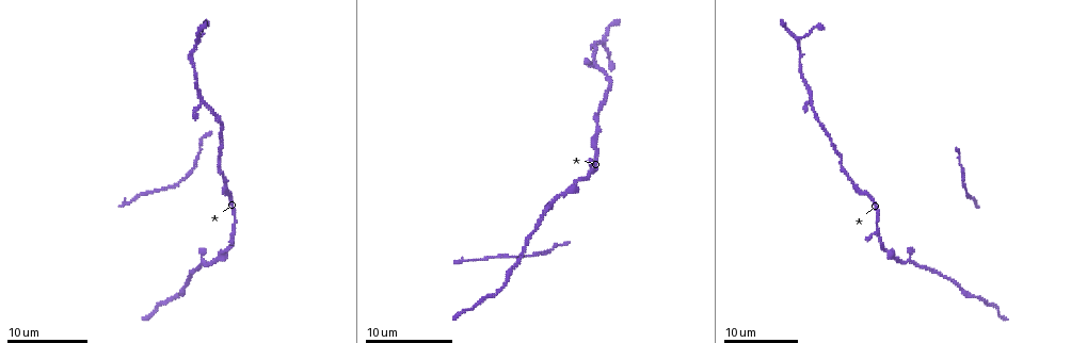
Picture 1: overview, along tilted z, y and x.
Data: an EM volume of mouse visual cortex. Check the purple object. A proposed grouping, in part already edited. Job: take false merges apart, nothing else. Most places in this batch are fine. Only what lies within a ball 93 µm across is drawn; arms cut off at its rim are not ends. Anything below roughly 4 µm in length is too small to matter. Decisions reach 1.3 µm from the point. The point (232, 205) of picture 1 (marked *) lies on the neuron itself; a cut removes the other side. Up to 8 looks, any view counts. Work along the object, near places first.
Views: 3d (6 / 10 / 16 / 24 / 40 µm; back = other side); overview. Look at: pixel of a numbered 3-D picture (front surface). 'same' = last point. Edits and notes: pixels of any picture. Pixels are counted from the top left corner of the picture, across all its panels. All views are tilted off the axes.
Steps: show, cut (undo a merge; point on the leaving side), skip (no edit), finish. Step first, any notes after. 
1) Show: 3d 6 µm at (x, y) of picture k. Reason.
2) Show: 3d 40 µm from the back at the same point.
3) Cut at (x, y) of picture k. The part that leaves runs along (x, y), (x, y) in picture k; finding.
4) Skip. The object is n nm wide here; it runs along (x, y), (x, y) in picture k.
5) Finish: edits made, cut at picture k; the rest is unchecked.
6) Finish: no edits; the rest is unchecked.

Show: 3d 10 µm at (882, 248) of picture 1. Calibre changes.

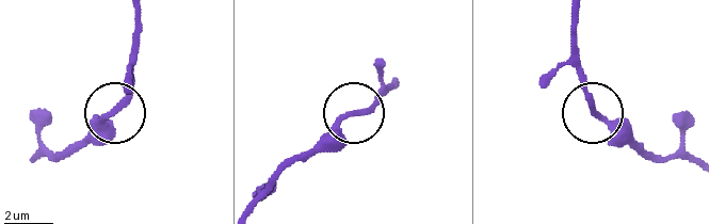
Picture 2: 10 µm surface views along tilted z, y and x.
Show: 3d 10 µm from the back at (347, 115) of picture 2.

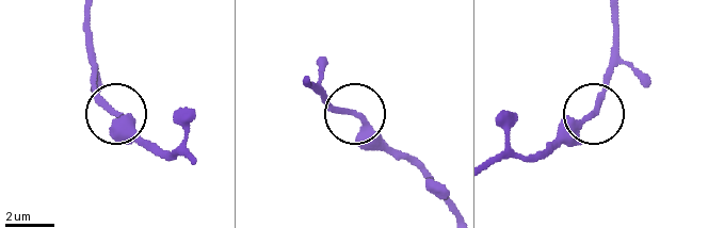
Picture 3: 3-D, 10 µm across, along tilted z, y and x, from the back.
Skip. The object is 230 nm wide here; it runs along (615, 17), (615, 59), (600, 106), (553, 145) in picture 3; one neuron here.

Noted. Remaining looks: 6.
Show: 3d 10 µm at (176, 183) of picture 1.

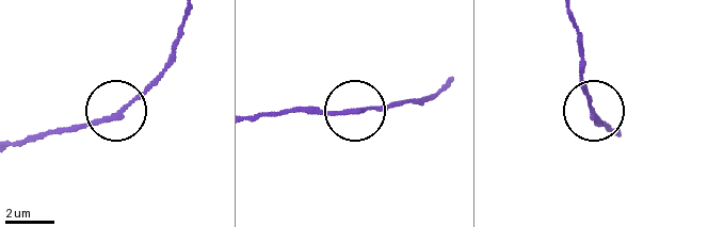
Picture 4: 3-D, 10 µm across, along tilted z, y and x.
Skip. All the same neuron.

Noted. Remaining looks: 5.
Show: 3d 6 µm at (547, 207) of picture 1. A fork.

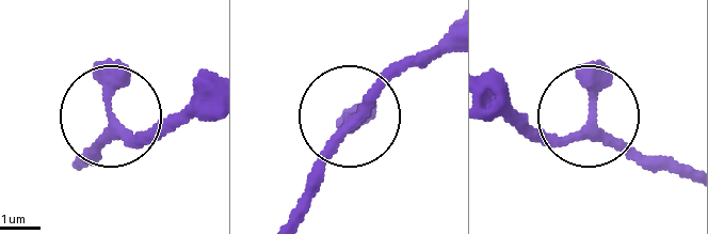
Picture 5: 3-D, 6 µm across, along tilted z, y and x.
Skip. It runs along (450, 26), (350, 124), (308, 184) in picture 5; continuous, no second neuron.

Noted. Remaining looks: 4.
Show: 3d 16 µm at (865, 195) of picture 1. Calibre changes.

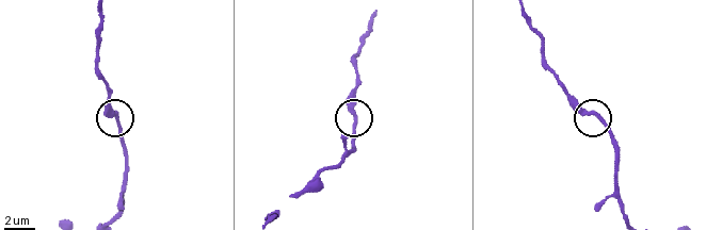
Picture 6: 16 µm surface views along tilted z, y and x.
Show: 3d 6 µm at (116, 114) of picture 6.

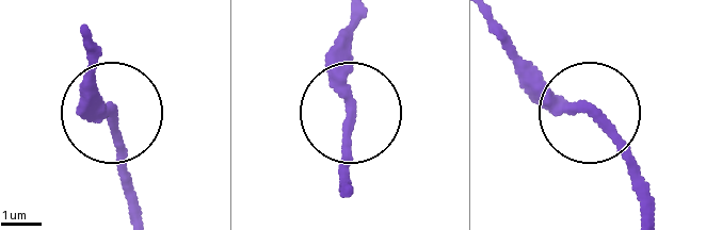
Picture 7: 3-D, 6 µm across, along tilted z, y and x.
Skip. It runs along (636, 177), (595, 118), (510, 48) in picture 7; continuous, no second neuron.

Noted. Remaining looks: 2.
Finish: no edits; the rest is unchecked.

